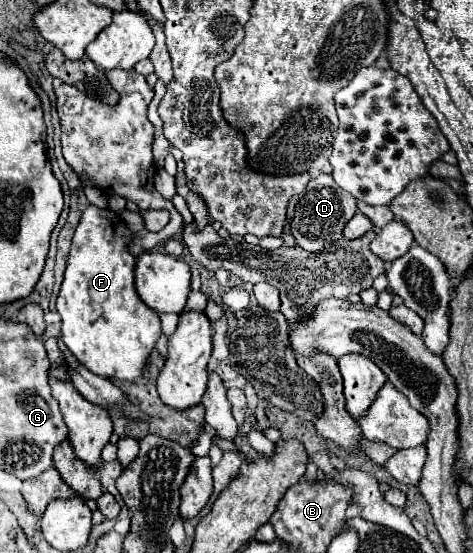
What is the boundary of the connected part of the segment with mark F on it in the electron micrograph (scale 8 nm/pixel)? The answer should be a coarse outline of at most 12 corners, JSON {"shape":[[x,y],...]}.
{"shape":[[86,208],[56,310],[102,378],[138,378],[162,334],[134,234]]}

